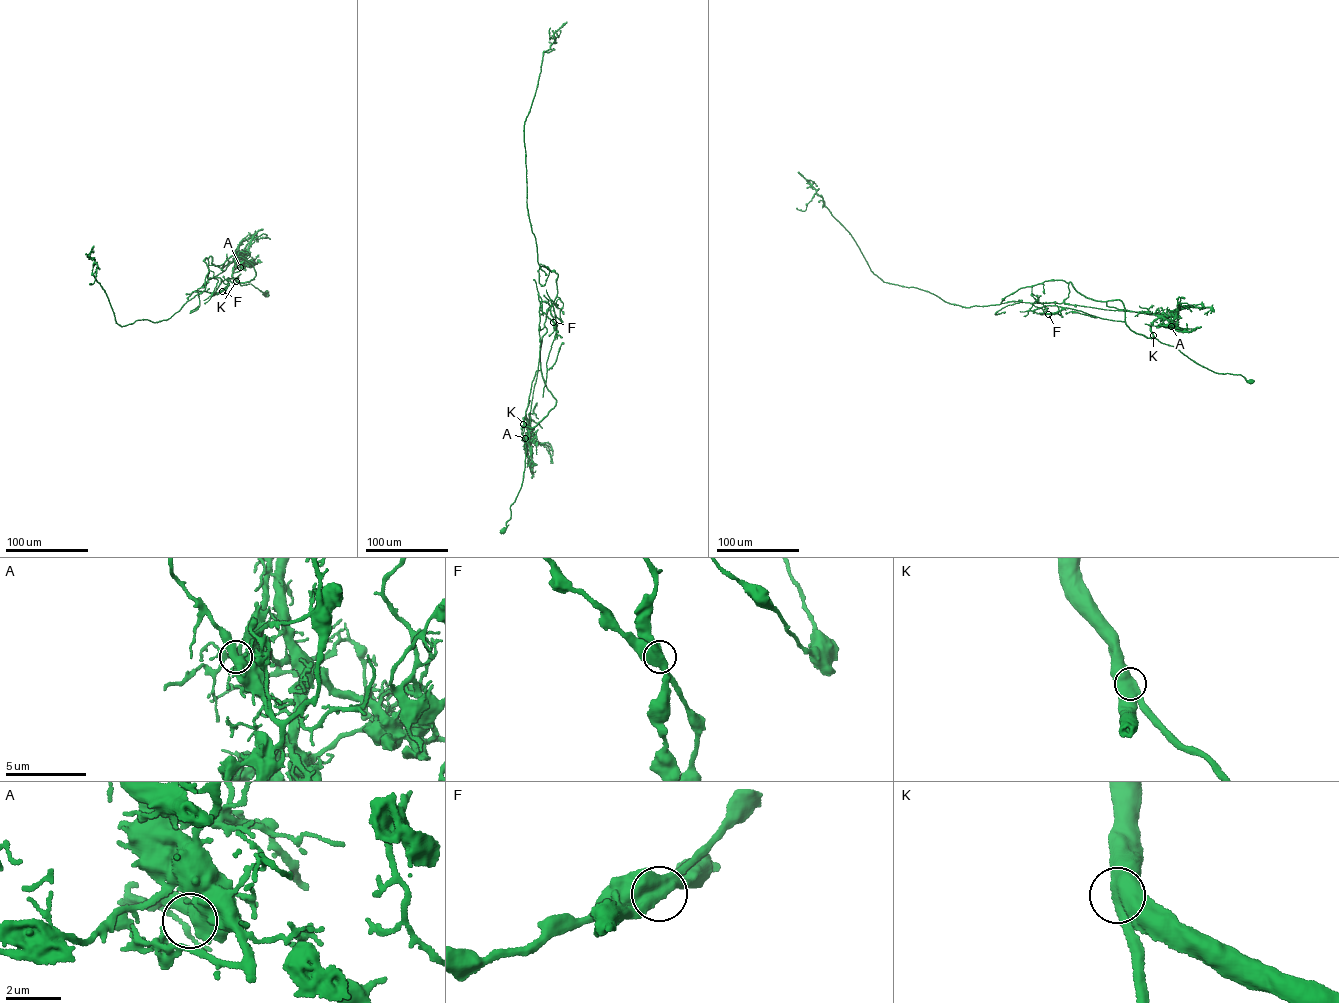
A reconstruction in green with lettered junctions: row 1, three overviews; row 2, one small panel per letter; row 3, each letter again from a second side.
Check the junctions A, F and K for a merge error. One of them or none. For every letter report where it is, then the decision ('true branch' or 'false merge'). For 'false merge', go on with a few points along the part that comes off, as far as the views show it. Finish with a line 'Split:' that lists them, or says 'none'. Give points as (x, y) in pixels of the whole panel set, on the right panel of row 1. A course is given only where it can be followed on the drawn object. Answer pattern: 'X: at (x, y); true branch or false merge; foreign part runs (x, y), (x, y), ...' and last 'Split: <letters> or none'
A: at (1171, 326); true branch
F: at (1048, 314); false merge; foreign part runs (1048, 314), (1034, 311), (1057, 305), (1097, 317), (1072, 311), (1065, 313)
K: at (1153, 335); true branch
Split: F

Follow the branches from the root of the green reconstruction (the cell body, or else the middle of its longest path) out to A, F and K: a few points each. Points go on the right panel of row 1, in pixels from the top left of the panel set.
A: (1250, 381), (1202, 367), (1160, 342), (1151, 329), (1158, 318), (1171, 326)
F: (1250, 381), (1212, 371), (1160, 342), (1151, 329), (1158, 317), (1154, 313), (1032, 303), (1048, 314)
K: (1250, 381), (1239, 374), (1212, 371), (1153, 335)

